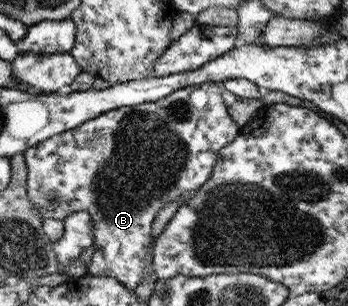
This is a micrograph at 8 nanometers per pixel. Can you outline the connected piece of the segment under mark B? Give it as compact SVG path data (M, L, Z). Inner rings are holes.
M213 81L200 84L199 86L188 86L185 89L179 89L177 92L171 93L169 96L155 102L146 102L143 105L135 106L122 106L121 108L111 110L109 113L99 115L97 118L92 118L90 121L82 122L81 125L74 129L56 134L23 152L29 170L29 180L27 181L29 198L34 204L34 207L39 210L39 214L42 215L42 218L63 221L65 218L69 218L79 212L87 212L91 216L94 225L95 252L93 259L89 261L87 266L87 274L91 276L117 278L119 282L130 287L131 290L135 290L137 286L141 284L141 280L145 278L146 274L151 276L152 272L148 271L146 268L153 266L153 260L149 259L147 255L150 254L151 231L154 222L158 218L158 214L163 209L166 209L171 201L181 200L183 194L193 193L210 181L221 150L231 144L231 142L237 138L241 130L241 127L237 126L237 123L230 117L228 106L225 105L223 96L221 95L222 92L222 84Z

